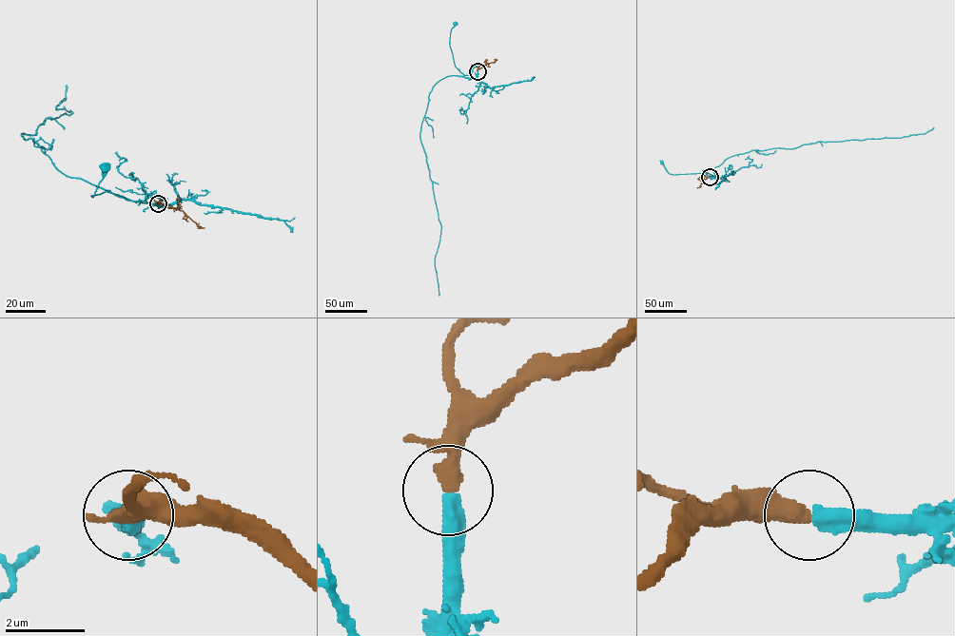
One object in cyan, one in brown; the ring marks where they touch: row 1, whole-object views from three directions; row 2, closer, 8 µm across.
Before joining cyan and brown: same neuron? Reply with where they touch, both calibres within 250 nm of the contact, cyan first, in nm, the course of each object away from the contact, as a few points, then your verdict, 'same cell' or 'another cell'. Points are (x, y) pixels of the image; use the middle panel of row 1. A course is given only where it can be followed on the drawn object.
(477, 71) | 440/440 nm | cyan via (477, 71), (476, 78), (472, 78), (455, 66), (449, 38), (456, 23) | brown via (477, 71), (496, 60) | same cell

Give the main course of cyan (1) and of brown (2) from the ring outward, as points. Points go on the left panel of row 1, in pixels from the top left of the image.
1: (158, 203), (127, 201), (106, 191), (91, 196), (107, 166)
2: (158, 203), (182, 210), (204, 227)

